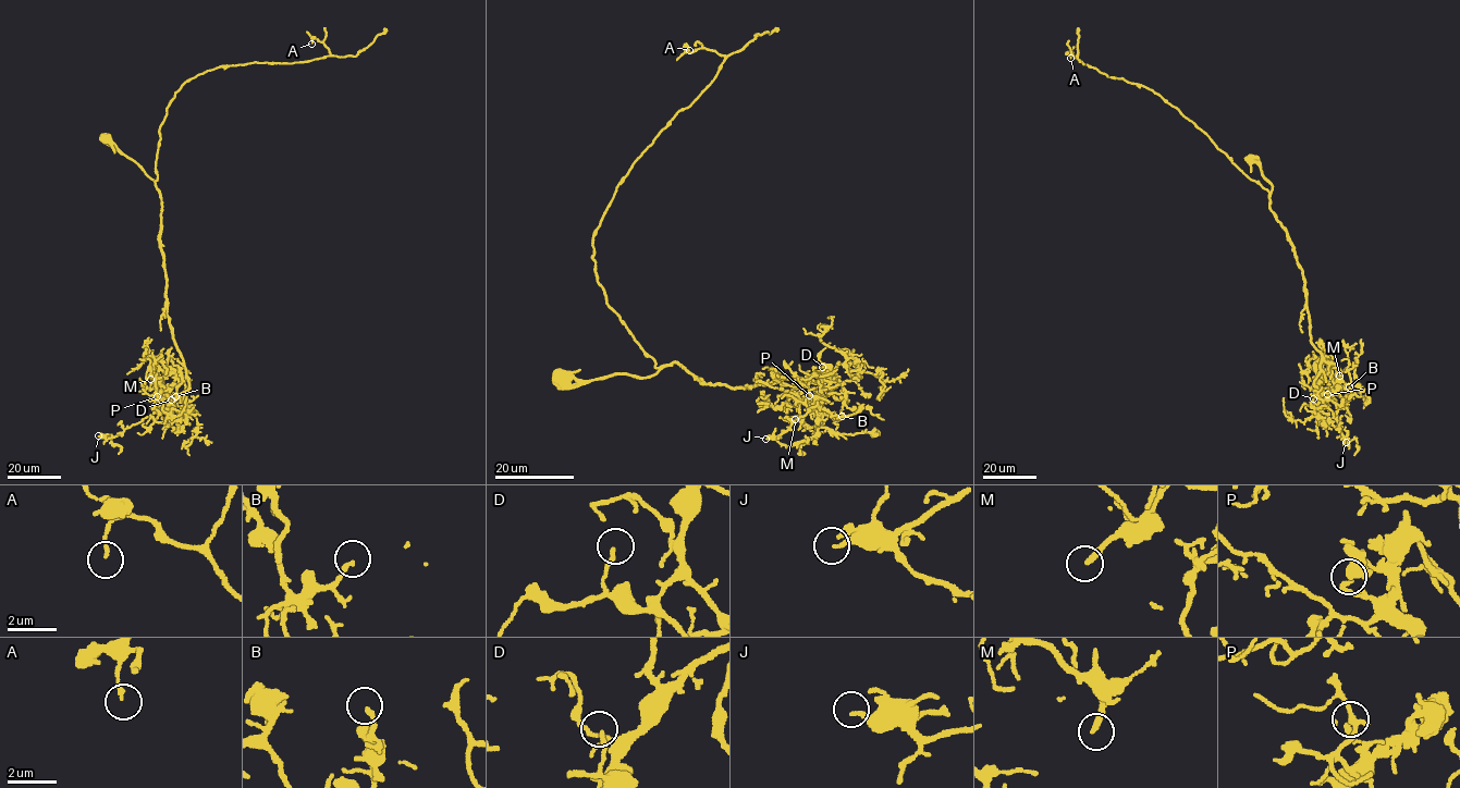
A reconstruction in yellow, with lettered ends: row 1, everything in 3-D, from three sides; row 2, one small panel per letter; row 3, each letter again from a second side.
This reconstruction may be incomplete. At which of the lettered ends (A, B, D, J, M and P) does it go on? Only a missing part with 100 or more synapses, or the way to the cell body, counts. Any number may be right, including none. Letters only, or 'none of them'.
M

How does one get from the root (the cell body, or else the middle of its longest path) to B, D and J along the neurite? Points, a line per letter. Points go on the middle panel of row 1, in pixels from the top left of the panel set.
B: (562, 378), (650, 377), (676, 361), (695, 379), (734, 388), (829, 377), (822, 407), (842, 416)
D: (562, 378), (650, 377), (676, 361), (734, 388), (796, 376), (819, 383), (838, 362), (832, 376), (822, 367)
J: (562, 378), (650, 377), (676, 361), (695, 379), (734, 388), (831, 378), (820, 406), (765, 439)

